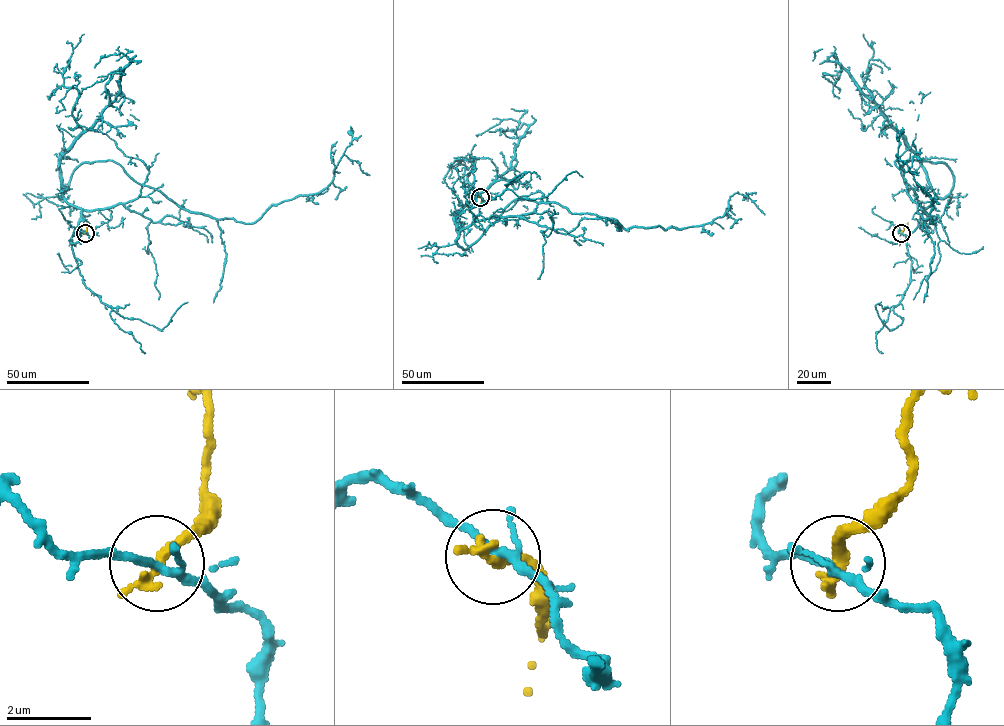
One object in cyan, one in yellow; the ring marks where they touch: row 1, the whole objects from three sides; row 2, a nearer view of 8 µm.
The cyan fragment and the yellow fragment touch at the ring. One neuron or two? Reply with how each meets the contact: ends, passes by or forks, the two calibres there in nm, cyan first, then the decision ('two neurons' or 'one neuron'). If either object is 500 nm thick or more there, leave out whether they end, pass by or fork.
cyan forks there; yellow ends there; 160 nm thick on the cyan side, 320 nm on the other; two neurons

